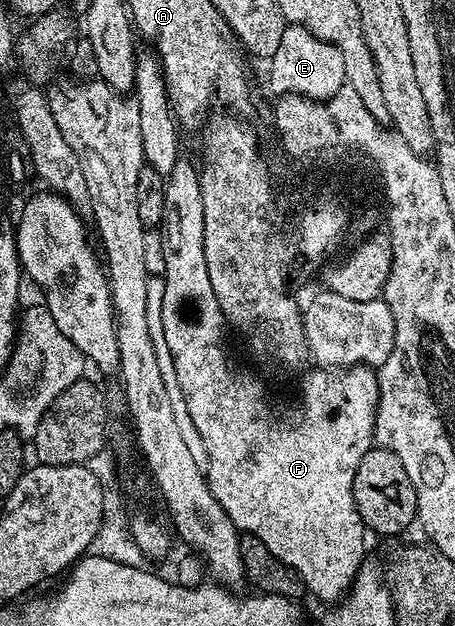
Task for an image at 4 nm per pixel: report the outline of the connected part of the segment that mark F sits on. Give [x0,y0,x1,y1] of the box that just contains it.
[157,157,379,605]

